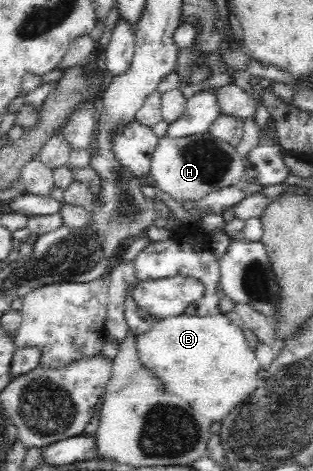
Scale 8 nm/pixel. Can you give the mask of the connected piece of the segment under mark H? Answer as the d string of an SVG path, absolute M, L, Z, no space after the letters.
M205 133L185 137L166 135L157 141L149 173L154 186L177 201L197 201L212 191L243 182L244 163L235 147L224 139Z

